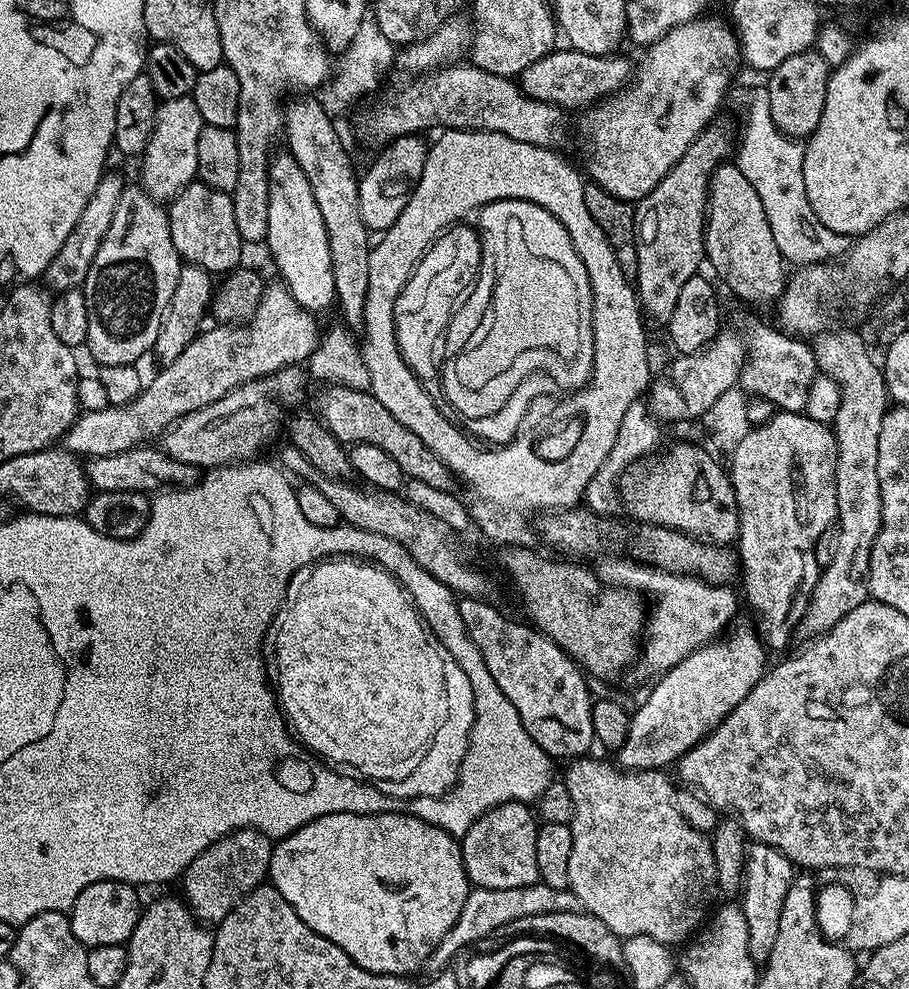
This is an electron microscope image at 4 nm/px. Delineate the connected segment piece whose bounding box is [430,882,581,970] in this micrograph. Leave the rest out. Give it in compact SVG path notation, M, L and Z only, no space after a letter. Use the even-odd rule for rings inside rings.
M539 882L530 886L514 886L510 890L473 887L462 906L462 914L458 914L458 922L454 922L452 929L440 939L440 945L432 951L431 967L434 966L433 969L436 970L447 969L456 952L463 948L464 951L471 949L472 944L478 942L478 938L486 938L506 922L530 918L530 914L554 914L558 910L581 911L580 900L572 893L571 888L555 888Z

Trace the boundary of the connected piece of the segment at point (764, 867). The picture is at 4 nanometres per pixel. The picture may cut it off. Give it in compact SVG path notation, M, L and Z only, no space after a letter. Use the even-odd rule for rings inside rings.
M752 842L747 845L744 854L744 883L738 903L746 916L749 954L755 962L767 960L770 950L774 950L774 941L778 939L778 922L782 918L782 906L786 903L786 894L793 882L794 865L789 856L769 844Z

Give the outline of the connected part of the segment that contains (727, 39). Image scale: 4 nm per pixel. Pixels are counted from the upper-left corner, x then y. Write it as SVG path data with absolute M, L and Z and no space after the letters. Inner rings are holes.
M697 18L686 22L666 33L657 44L651 45L647 49L648 52L644 56L644 61L638 64L634 72L634 79L627 86L620 89L615 96L607 96L605 100L599 101L587 109L583 113L584 116L584 136L588 139L588 172L591 183L602 186L602 190L606 190L610 194L617 196L619 200L629 202L638 202L646 194L650 194L650 190L654 190L654 186L658 186L658 182L662 182L662 178L666 178L666 174L678 162L678 158L682 158L682 154L686 154L686 150L691 144L697 140L701 132L717 119L716 111L720 108L720 103L724 100L724 95L728 92L728 87L732 84L732 79L736 76L736 67L741 67L742 57L740 55L740 42L731 25L720 20L704 20L708 18Z

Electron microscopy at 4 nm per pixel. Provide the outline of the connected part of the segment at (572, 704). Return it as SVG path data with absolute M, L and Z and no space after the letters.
M466 596L463 597L463 599L461 599L458 603L458 614L462 614L462 626L466 626L466 634L470 634L470 642L474 642L474 646L478 646L478 654L482 654L482 662L486 662L486 670L490 670L490 678L494 678L494 682L498 682L498 690L502 690L502 694L506 694L506 698L510 698L510 706L514 706L514 710L518 710L518 718L522 718L522 726L526 726L526 734L530 734L530 738L534 741L534 743L538 746L542 746L542 750L546 753L546 755L553 758L559 758L559 756L568 756L567 758L580 758L585 754L591 753L588 751L590 751L591 748L594 748L594 741L596 738L596 735L594 734L594 722L592 721L592 706L594 703L594 695L592 696L591 690L588 689L587 682L589 683L589 681L586 679L585 673L582 671L580 665L577 664L576 661L571 660L571 658L569 658L567 654L565 654L565 652L563 652L559 646L557 646L557 644L550 639L549 636L545 636L543 632L536 631L535 627L533 627L531 623L525 622L523 619L520 619L521 621L511 620L510 617L503 616L503 614L500 613L494 605L495 603L486 600L475 600L474 598Z

